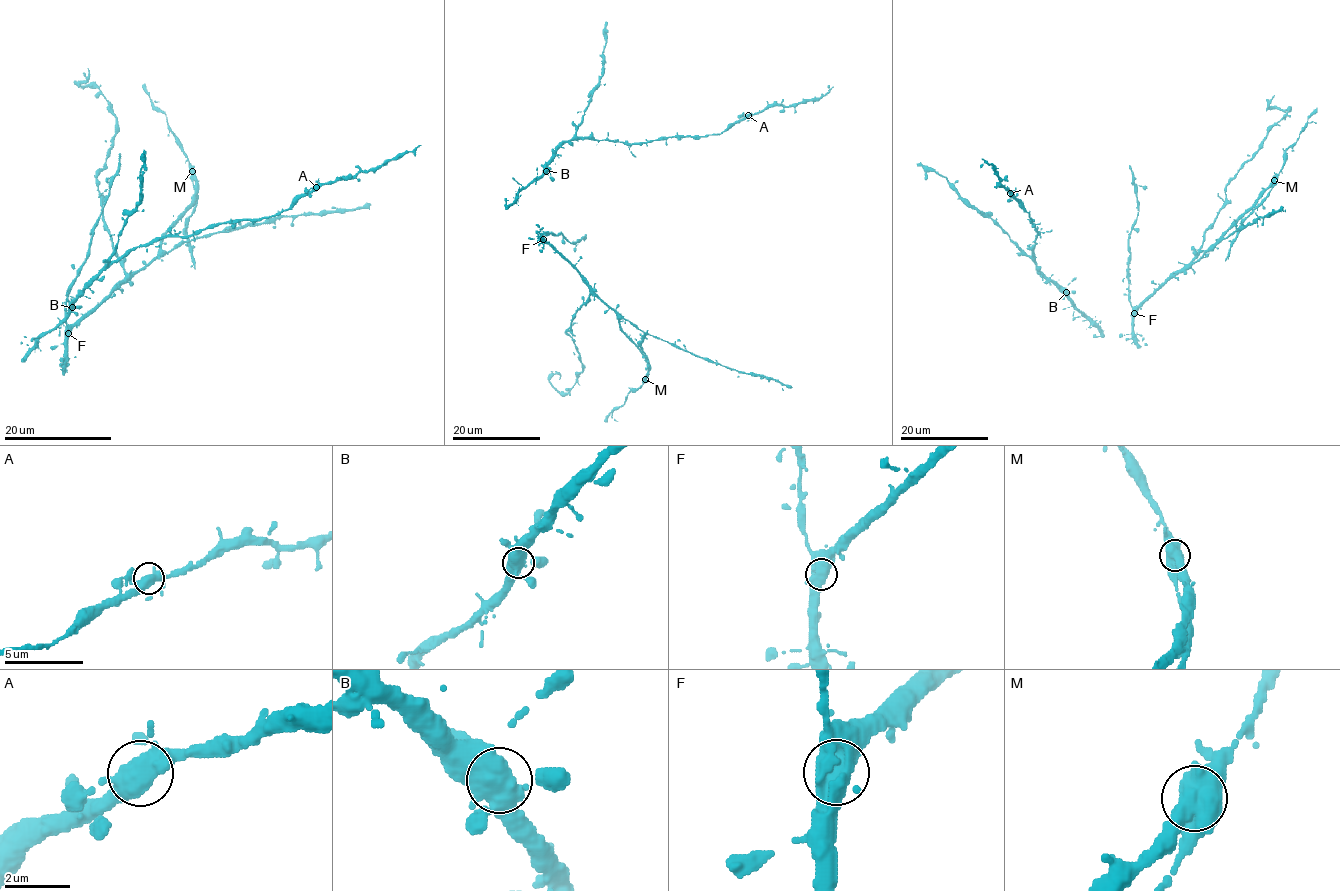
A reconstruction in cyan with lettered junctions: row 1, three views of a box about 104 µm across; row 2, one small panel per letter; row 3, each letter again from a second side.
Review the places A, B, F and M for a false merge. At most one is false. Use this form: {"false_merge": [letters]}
{"false_merge": ["M"]}

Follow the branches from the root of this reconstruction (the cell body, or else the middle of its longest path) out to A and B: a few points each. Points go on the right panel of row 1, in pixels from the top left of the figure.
A: (1091, 320), (1037, 269), (1033, 247), (1039, 234), (1029, 213), (1010, 193)
B: (1091, 320), (1076, 307), (1066, 292)

